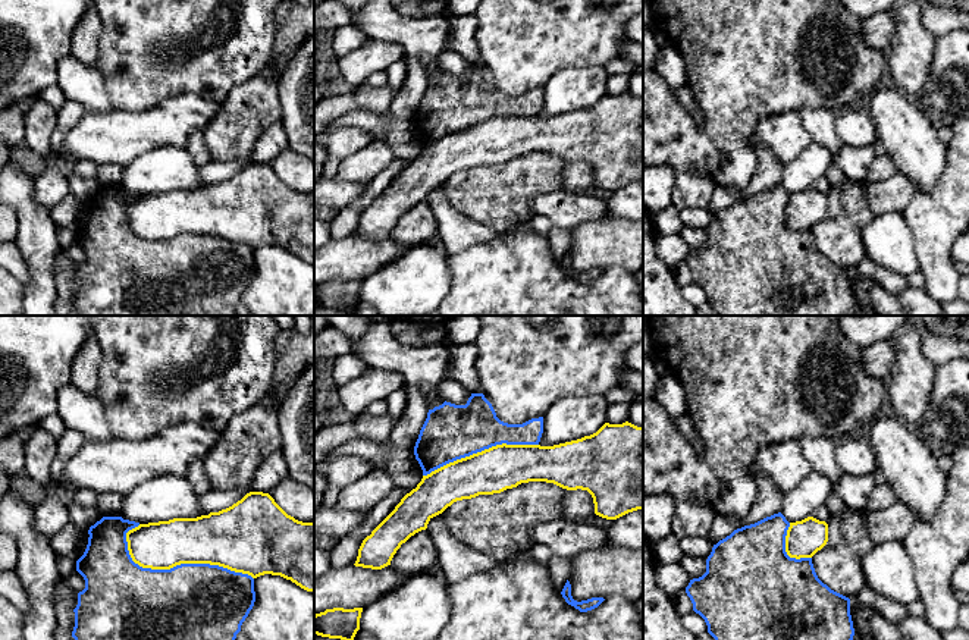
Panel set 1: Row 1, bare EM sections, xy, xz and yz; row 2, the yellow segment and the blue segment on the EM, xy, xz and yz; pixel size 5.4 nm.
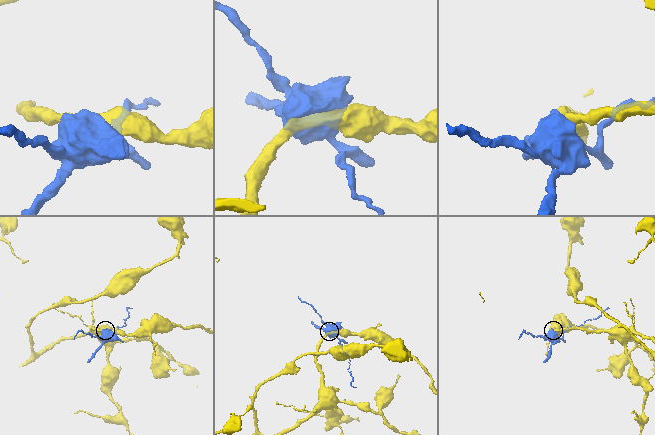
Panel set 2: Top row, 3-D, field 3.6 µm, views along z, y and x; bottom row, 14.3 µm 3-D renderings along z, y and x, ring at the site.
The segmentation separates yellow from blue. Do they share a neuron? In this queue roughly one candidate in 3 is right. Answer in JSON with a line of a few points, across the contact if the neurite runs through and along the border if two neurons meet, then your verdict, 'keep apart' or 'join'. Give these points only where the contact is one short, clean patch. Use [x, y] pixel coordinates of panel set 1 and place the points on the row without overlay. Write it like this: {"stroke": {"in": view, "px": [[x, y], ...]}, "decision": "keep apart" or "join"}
{"decision": "keep apart"}

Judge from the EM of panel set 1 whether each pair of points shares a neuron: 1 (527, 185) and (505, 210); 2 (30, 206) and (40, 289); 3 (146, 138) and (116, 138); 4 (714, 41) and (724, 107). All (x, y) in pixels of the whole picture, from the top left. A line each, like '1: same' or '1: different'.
1: same
2: same
3: same
4: same

